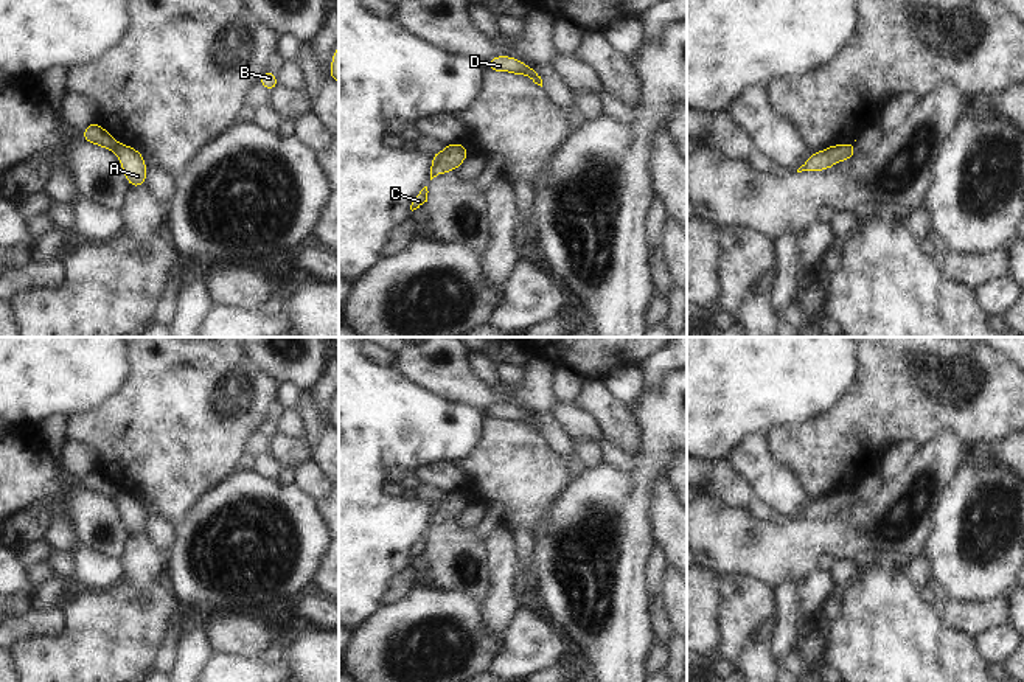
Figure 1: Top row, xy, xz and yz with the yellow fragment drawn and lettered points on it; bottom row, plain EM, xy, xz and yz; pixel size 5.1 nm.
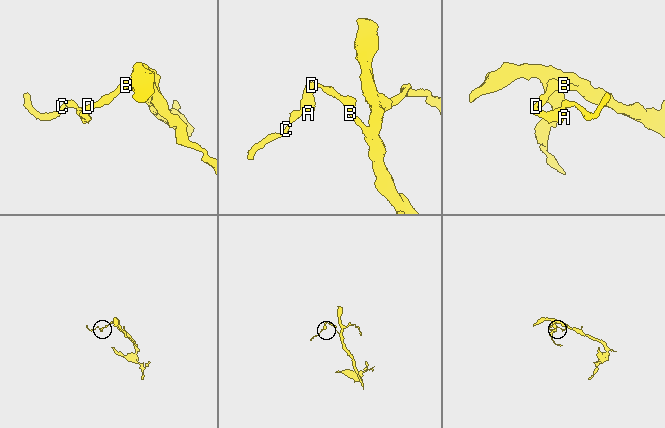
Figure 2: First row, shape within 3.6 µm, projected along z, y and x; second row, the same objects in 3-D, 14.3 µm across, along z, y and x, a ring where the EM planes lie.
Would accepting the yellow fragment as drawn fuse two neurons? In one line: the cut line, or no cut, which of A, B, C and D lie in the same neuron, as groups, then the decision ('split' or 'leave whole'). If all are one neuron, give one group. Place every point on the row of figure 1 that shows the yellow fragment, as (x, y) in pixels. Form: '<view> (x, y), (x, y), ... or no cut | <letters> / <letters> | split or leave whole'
xy (118, 143), (112, 149) | A B D / C | split

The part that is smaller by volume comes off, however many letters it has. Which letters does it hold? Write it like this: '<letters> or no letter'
C

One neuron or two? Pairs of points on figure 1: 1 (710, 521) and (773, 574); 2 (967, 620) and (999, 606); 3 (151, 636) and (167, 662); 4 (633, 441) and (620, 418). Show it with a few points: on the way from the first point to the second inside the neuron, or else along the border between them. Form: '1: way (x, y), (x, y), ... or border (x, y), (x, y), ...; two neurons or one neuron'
1: way (726, 536), (743, 544), (757, 558); one neuron
2: way (975, 617), (992, 612); one neuron
3: border (177, 617), (151, 665); two neurons
4: way (628, 435), (620, 424); one neuron

